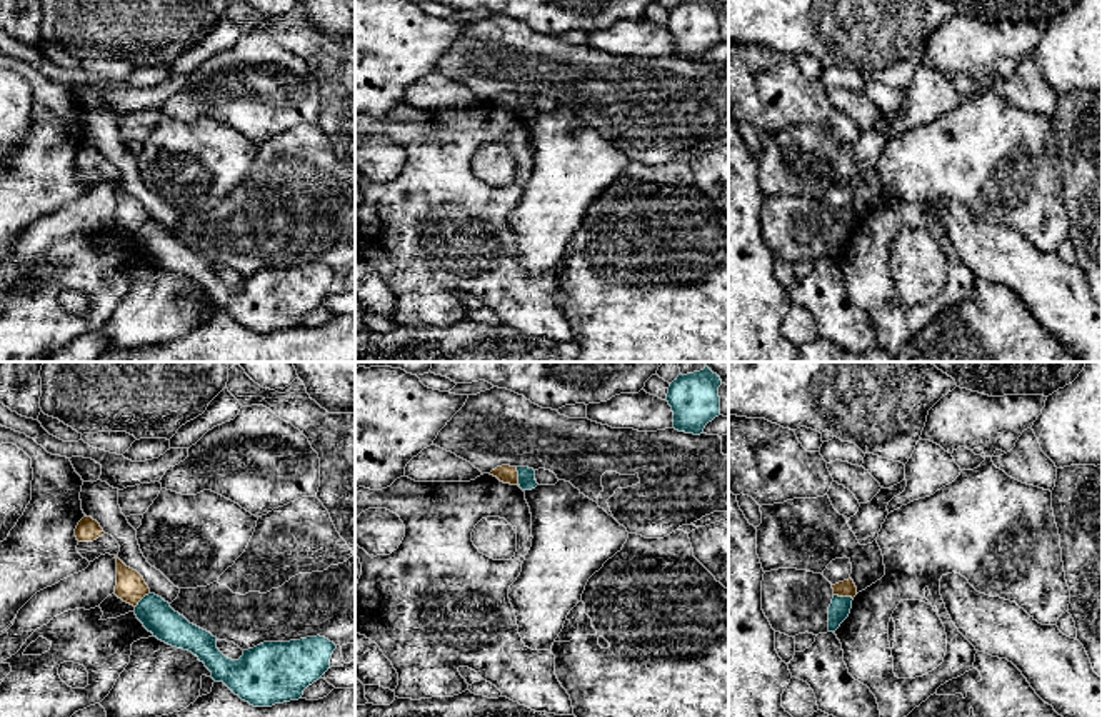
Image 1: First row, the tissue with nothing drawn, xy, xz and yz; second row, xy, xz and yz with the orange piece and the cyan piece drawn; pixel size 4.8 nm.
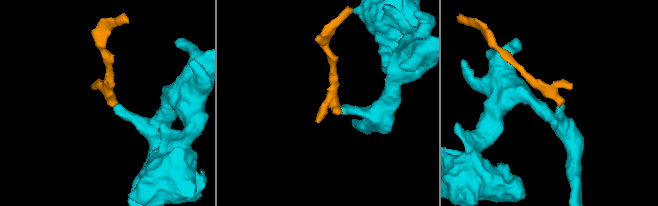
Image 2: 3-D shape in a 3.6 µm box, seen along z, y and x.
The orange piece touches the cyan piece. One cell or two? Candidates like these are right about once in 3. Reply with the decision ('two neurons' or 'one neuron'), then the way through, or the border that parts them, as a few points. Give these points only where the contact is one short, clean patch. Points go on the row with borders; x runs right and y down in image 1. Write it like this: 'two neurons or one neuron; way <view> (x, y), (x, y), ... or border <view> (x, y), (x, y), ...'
two neurons; border xz (515, 467), (520, 486)

